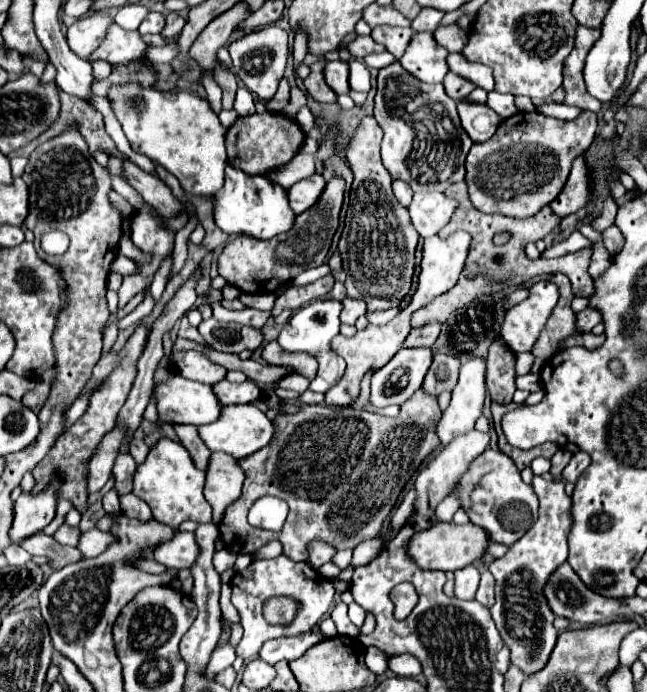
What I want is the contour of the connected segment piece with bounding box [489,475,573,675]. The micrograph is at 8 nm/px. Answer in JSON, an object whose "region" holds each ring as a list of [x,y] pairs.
{"region":[[[533,475],[531,481],[539,500],[537,523],[517,541],[513,547],[499,559],[489,565],[489,571],[495,577],[495,605],[491,607],[491,617],[511,649],[511,663],[517,665],[525,675],[537,673],[545,667],[555,643],[557,629],[553,627],[555,615],[549,611],[545,597],[541,595],[545,579],[567,561],[567,535],[571,531],[571,497],[565,495],[563,483],[545,481],[539,475]]]}

